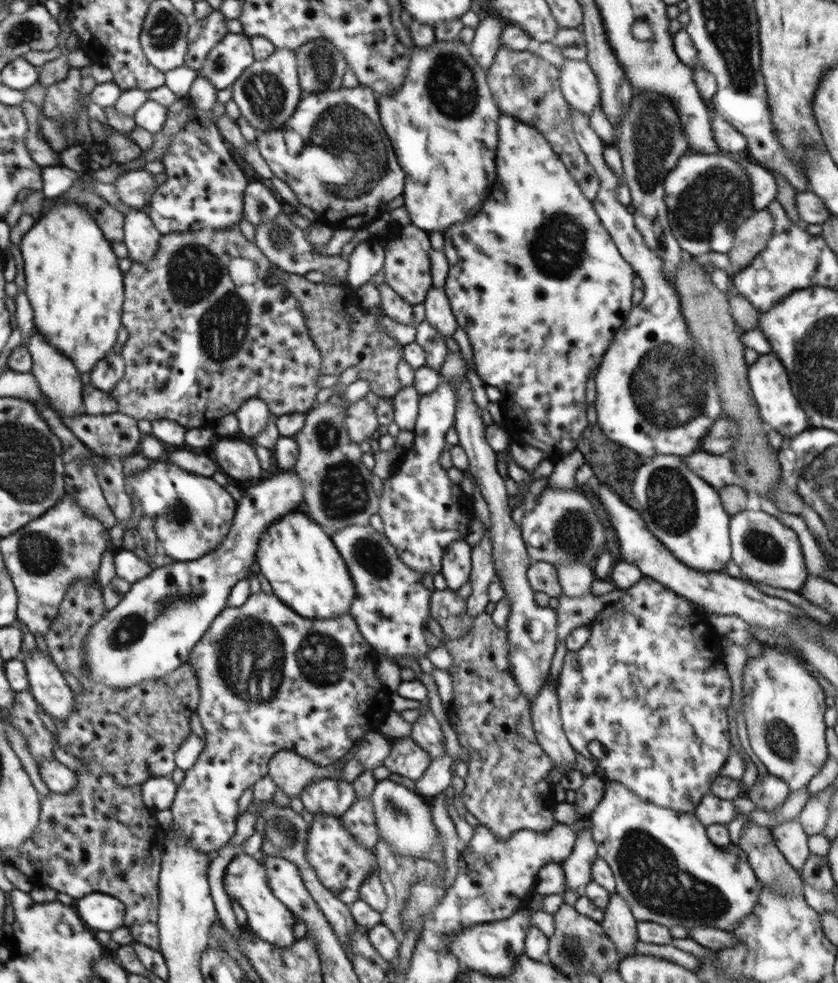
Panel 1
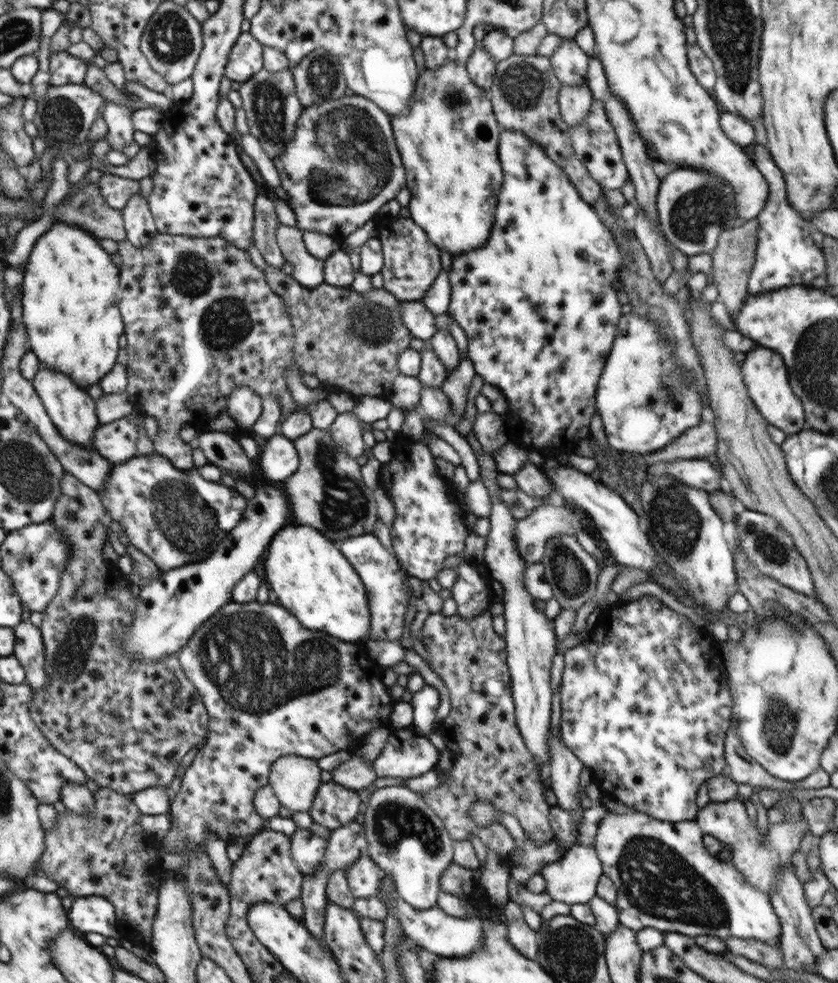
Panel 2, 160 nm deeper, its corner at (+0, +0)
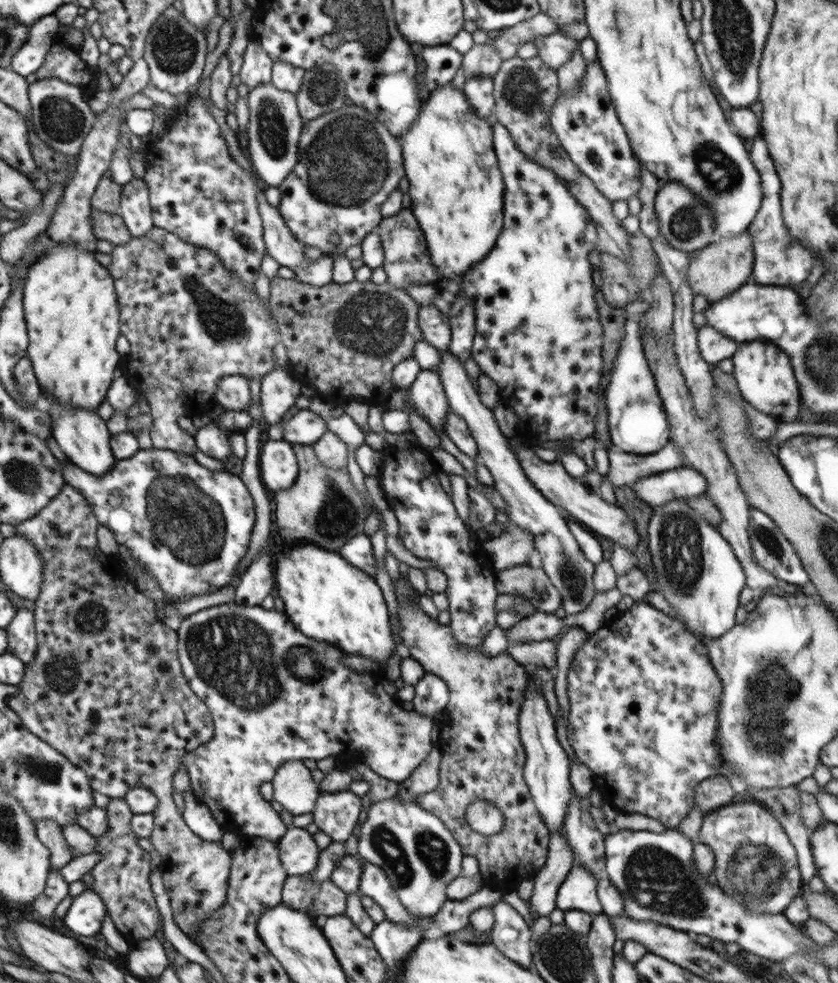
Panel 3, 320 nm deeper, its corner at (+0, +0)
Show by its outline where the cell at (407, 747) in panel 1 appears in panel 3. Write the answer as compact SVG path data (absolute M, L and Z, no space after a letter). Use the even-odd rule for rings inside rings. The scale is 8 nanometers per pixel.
M234 602L195 612L186 617L177 630L177 653L194 694L210 709L215 728L208 742L184 758L191 791L211 810L224 832L276 841L284 836L288 826L260 795L260 786L271 782L283 762L300 760L313 764L322 758L352 752L382 778L399 783L406 780L436 746L430 737L435 723L433 717L406 711L384 691L383 683L368 673L346 667L341 661L346 654L340 648L304 636L284 612L274 608L240 606ZM296 684L304 688L304 700L296 698Z

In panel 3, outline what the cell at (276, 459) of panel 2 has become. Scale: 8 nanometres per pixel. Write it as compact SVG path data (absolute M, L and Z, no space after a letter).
M269 439L259 455L262 483L270 491L290 489L298 479L298 464L292 444Z

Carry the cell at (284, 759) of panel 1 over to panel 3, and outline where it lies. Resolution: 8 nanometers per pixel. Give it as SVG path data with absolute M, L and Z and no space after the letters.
M300 760L286 761L271 780L273 799L294 816L312 813L321 795L310 774L312 768L312 764Z

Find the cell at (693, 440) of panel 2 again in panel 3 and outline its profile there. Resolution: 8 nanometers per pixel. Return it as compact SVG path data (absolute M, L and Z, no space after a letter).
M670 439L660 451L648 455L629 454L628 452L613 447L608 451L608 460L610 460L610 470L607 476L612 487L632 487L639 479L674 470L682 466L682 451Z

